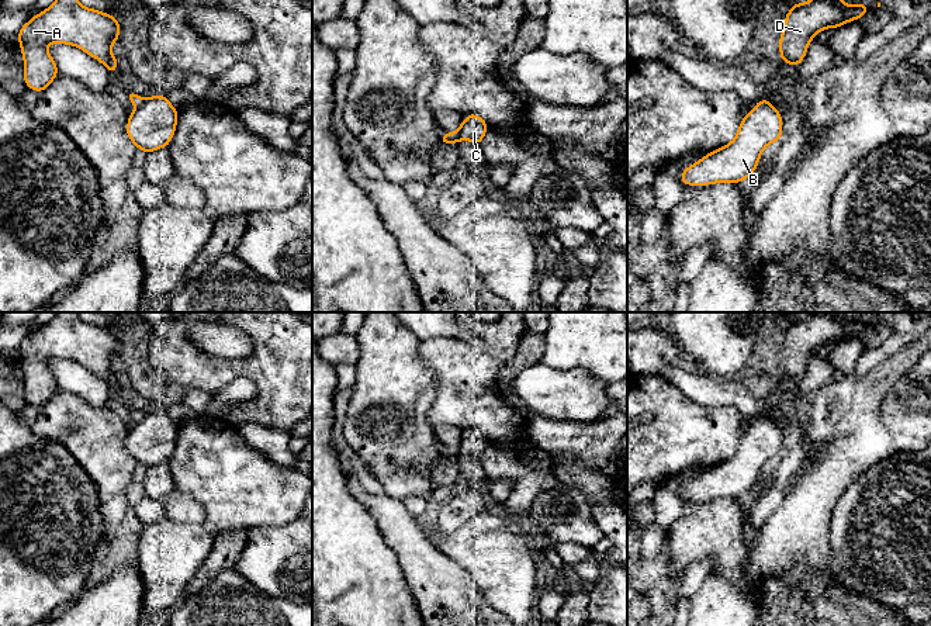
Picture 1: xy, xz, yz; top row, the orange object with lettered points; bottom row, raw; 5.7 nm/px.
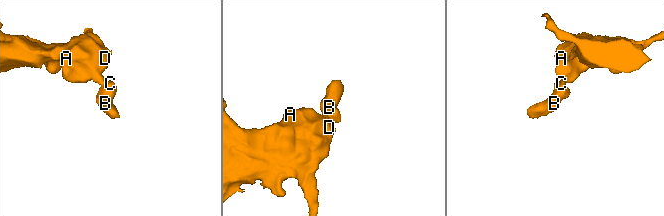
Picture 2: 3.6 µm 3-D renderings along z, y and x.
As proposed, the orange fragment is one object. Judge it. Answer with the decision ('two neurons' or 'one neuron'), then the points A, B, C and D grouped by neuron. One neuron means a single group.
two neurons; groups A D / B C

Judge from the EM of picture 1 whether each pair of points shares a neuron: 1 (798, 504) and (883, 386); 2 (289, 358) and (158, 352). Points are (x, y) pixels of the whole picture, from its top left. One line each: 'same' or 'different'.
1: same
2: same

